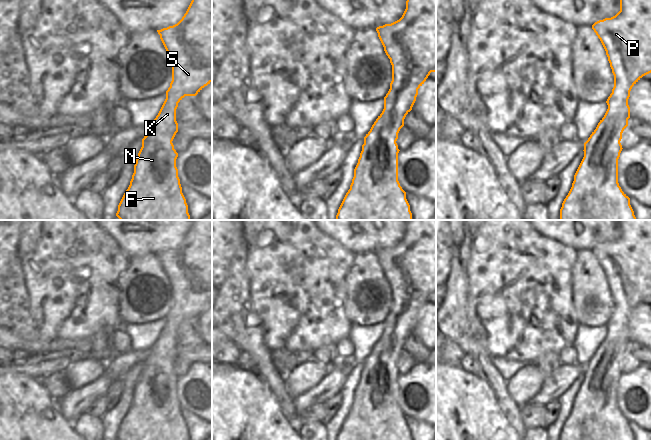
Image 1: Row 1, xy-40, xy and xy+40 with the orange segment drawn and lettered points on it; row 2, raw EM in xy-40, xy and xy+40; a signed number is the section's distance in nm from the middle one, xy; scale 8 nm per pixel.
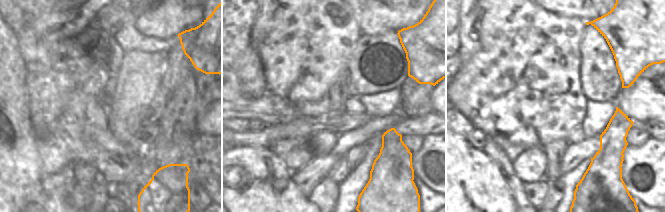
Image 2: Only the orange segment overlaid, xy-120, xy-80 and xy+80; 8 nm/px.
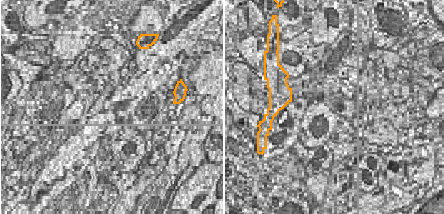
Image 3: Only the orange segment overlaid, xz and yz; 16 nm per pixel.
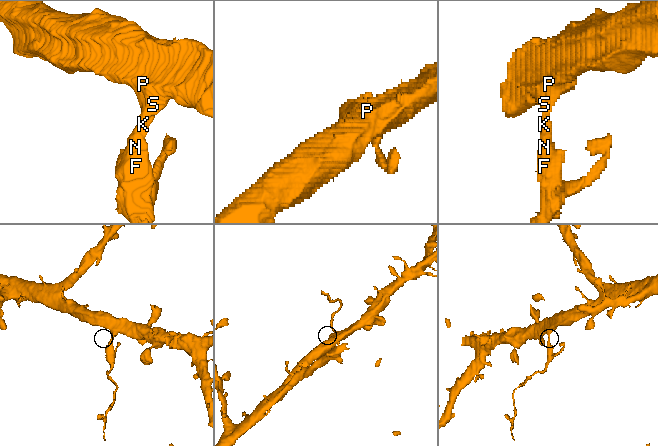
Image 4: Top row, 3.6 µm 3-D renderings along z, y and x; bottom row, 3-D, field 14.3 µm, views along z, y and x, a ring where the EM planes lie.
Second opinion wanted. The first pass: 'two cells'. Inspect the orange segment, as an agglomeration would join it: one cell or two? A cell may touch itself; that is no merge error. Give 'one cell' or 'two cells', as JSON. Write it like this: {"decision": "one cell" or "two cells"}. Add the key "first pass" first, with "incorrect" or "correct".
{"first pass": "correct", "decision": "two cells"}

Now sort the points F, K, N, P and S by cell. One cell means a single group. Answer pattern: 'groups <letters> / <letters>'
groups F N / K P S

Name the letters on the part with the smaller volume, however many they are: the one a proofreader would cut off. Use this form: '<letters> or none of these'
F, N

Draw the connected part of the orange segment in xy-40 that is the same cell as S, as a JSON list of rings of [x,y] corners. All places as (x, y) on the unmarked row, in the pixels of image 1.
[[[194,220],[186,237],[175,249],[157,254],[172,287],[172,305],[166,315],[166,323],[150,349],[150,355],[142,363],[164,379],[162,397],[164,405],[161,412],[177,410],[180,407],[176,383],[178,377],[172,367],[178,356],[176,333],[185,320],[196,320],[212,306],[212,220]]]

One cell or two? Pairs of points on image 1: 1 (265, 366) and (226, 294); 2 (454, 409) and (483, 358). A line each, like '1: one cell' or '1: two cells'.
1: one cell
2: two cells

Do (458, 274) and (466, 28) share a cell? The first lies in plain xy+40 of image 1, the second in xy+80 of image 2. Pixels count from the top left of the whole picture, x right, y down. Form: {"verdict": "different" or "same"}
{"verdict": "same"}

